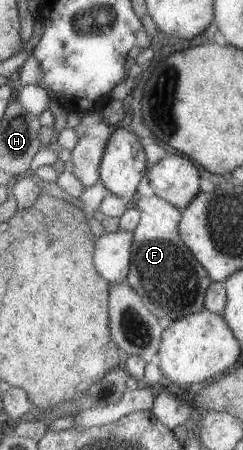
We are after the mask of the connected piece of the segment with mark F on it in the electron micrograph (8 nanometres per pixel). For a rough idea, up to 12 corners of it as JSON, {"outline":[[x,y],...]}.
{"outline":[[131,203],[126,282],[162,323],[200,312],[211,281],[180,209]]}

